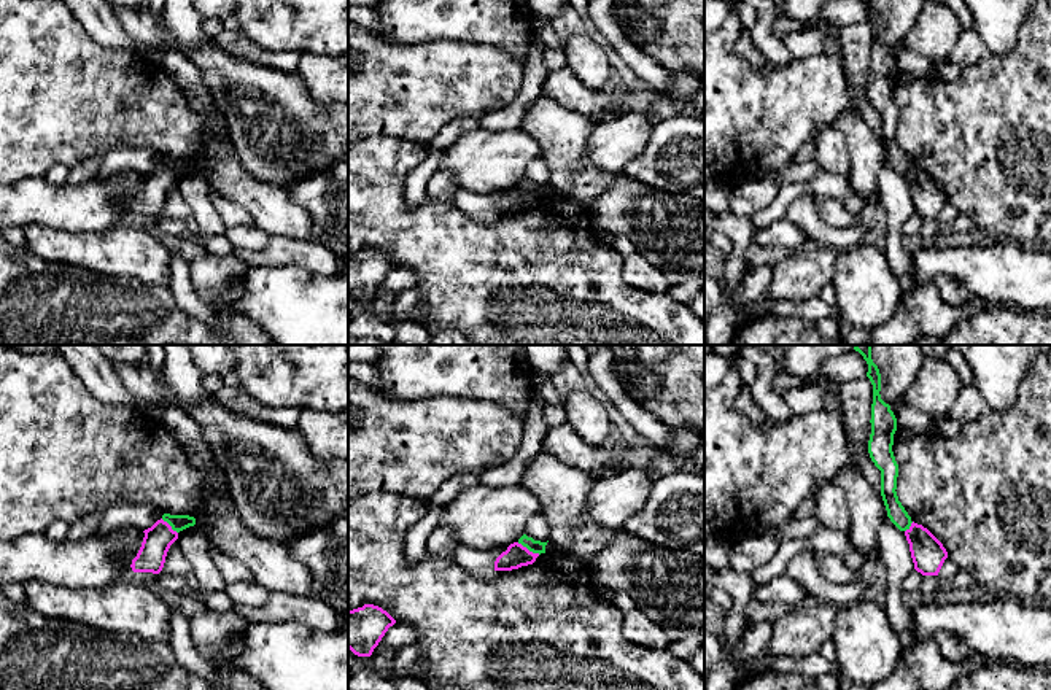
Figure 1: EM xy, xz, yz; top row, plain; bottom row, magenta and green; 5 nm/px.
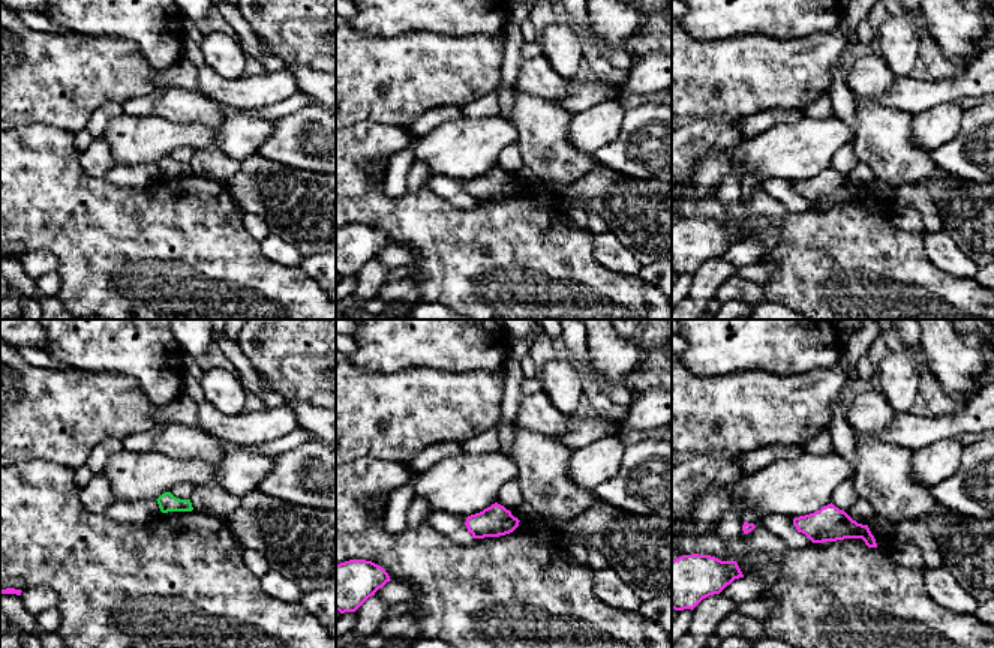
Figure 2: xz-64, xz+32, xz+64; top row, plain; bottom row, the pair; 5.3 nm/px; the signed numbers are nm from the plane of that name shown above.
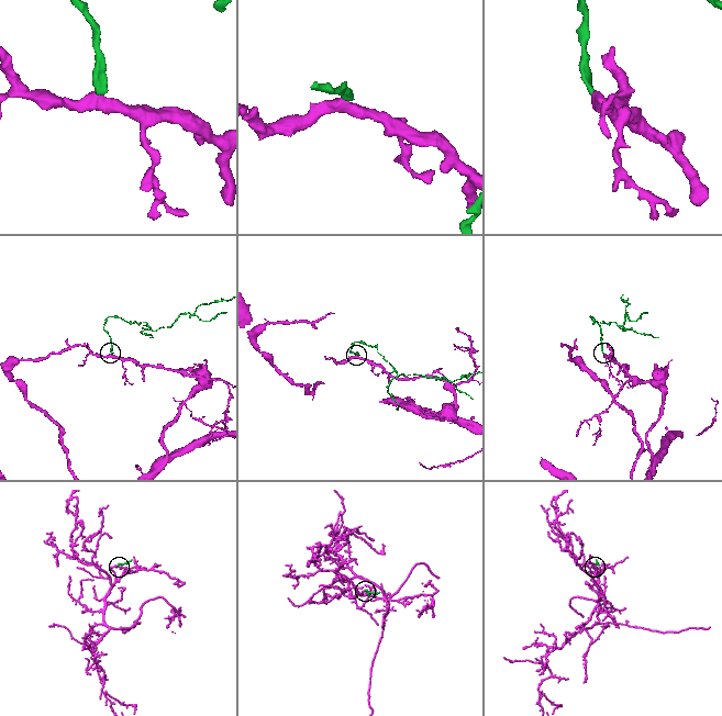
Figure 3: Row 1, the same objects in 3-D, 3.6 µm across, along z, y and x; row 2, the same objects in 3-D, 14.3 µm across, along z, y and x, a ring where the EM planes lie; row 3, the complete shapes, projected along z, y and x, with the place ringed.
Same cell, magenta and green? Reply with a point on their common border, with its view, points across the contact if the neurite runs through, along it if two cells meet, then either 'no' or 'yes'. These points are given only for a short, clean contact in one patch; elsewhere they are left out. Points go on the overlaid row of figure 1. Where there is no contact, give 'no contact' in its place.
meets magenta in xz at (527, 549); border along xz (517, 542), (539, 554); no

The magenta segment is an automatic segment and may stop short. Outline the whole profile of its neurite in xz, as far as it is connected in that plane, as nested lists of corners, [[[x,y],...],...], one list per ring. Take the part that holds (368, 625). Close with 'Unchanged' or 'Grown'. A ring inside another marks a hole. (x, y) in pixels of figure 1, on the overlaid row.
[[[374,604],[348,611],[348,649],[358,657],[370,657],[394,623],[386,611]]]. Unchanged

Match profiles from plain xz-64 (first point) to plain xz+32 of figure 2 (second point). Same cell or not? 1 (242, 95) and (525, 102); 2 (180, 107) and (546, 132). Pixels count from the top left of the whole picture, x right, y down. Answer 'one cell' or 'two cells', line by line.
1: two cells
2: one cell

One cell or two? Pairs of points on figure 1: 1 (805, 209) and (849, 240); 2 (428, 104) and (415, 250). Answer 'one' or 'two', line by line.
1: one
2: two

